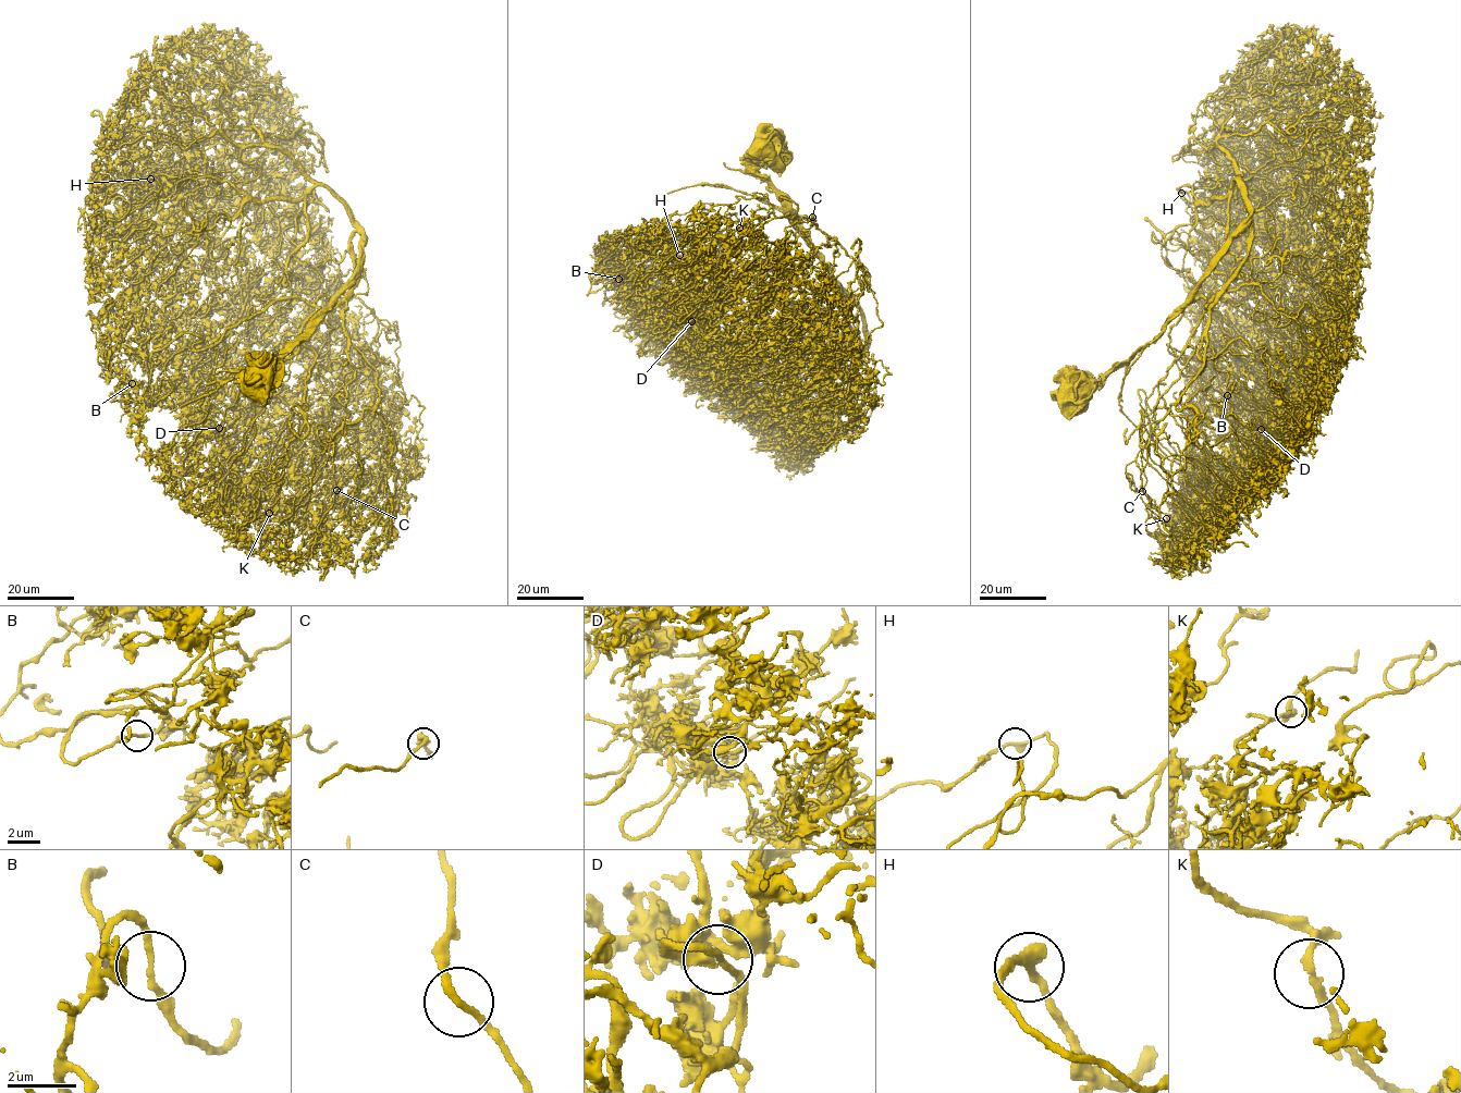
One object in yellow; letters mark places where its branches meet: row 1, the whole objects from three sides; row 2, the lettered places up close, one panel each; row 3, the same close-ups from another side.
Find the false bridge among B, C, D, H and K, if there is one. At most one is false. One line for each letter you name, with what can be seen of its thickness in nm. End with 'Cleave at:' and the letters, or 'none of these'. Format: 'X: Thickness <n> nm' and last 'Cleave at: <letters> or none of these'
Cleave at: none of these

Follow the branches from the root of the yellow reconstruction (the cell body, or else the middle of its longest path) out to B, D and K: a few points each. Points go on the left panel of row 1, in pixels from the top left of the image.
B: (255, 380), (352, 279), (359, 232), (355, 284), (331, 307), (279, 297), (175, 353), (149, 403), (132, 383)
D: (255, 380), (352, 279), (359, 232), (352, 289), (295, 353), (269, 351), (218, 427)
K: (255, 380), (250, 371), (307, 331), (352, 279), (359, 232), (352, 289), (301, 332), (316, 358), (269, 513)

